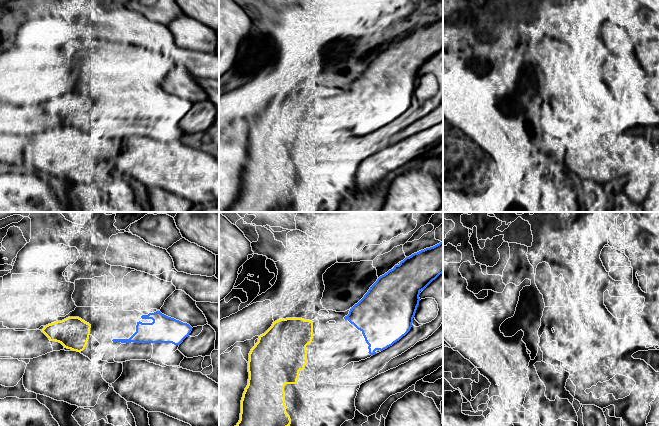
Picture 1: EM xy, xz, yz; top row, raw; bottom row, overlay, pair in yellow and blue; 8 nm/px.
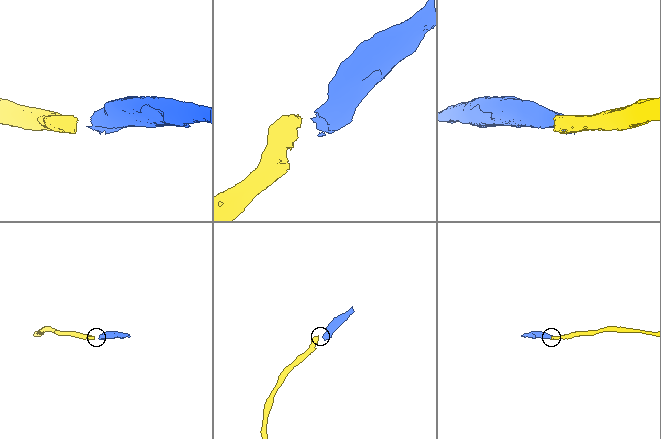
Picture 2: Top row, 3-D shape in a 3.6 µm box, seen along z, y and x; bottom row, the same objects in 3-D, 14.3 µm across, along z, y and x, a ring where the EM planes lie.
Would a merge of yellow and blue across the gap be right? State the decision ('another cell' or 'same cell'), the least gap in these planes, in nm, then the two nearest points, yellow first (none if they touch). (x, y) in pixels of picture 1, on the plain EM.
same cell; 190 nm apart; from yellow across xy (89, 110), (112, 116)

